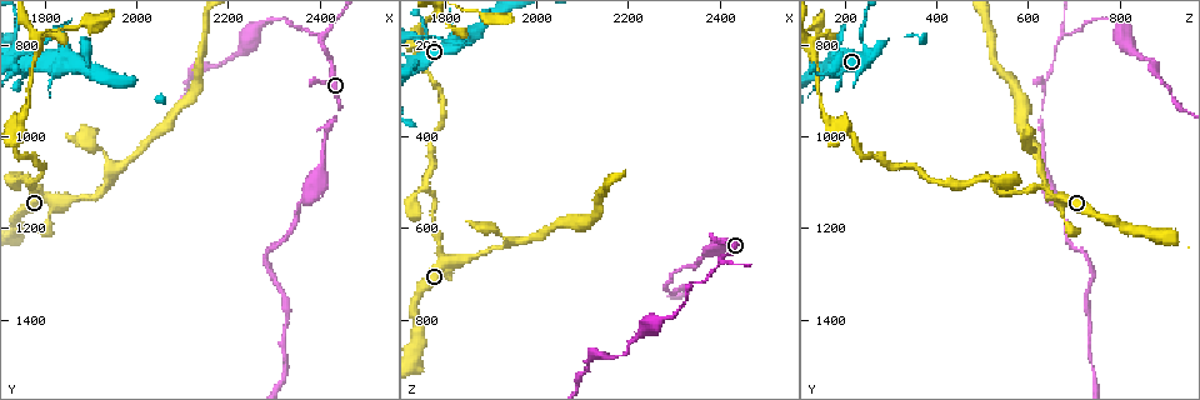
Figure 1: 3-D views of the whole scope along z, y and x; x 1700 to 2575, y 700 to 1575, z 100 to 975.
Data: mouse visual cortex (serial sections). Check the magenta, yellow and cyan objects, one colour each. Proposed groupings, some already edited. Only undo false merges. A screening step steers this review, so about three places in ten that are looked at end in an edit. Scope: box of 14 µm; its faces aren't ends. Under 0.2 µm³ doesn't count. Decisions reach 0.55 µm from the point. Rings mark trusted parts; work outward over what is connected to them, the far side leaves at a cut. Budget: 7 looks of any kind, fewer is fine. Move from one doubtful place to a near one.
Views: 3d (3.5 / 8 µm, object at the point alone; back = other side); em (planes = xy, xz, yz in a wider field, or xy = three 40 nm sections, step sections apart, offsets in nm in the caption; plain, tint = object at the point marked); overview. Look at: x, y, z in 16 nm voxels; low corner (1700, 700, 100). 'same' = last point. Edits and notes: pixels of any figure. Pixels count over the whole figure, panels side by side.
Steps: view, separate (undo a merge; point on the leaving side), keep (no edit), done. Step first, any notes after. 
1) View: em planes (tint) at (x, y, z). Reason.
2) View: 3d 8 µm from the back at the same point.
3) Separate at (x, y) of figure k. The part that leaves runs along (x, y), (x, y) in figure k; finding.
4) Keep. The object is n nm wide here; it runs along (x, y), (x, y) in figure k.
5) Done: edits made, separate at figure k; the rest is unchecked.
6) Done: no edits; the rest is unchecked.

View: em xy step 5 (tint) at (1755, 1090, 510). Sharp bend.

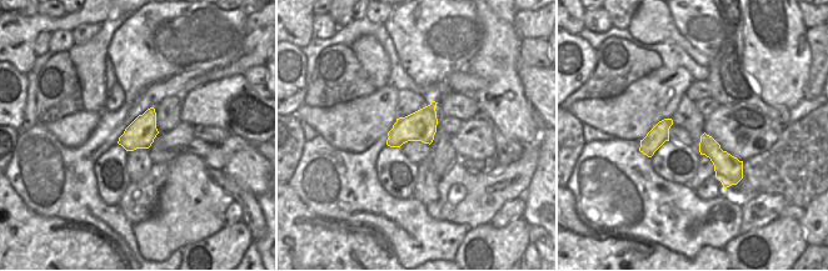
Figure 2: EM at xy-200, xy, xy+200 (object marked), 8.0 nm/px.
View: 3d 3.5 µm at the same point. See where the arms go.

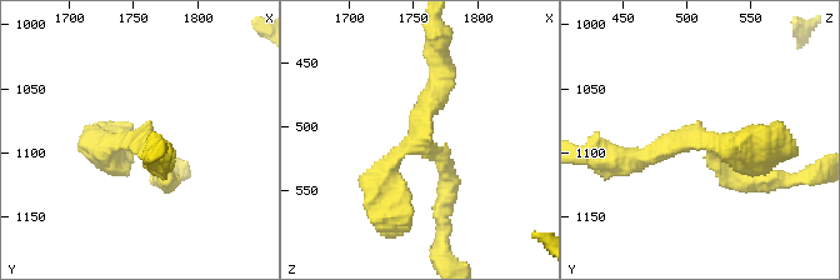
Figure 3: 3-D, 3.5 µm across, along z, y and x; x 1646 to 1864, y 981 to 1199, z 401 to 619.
Keep. One cell here.

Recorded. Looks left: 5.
View: 3d 3.5 µm at (1820, 780, 190). Calibre changes.

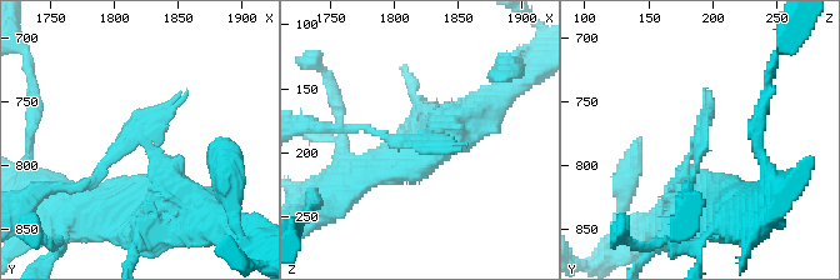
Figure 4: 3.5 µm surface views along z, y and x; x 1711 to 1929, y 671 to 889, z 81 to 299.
View: em xy step 2 (tint) at (1816, 778, 190). Shape alone is not enough.

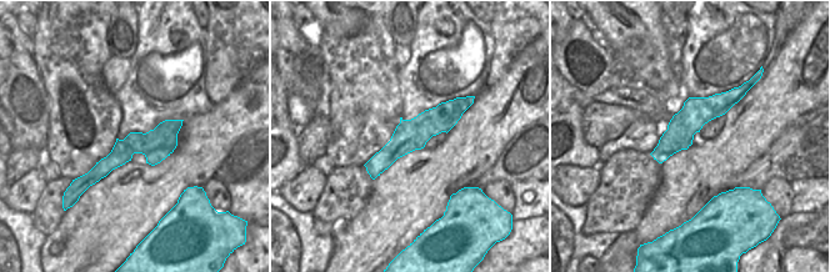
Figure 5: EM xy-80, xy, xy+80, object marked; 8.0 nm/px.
Keep. It runs along (463, 101), (409, 135), (373, 174) in figure 5; continuous, no second cell.

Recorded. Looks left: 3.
View: 3d 3.5 µm at (2400, 780, 680).

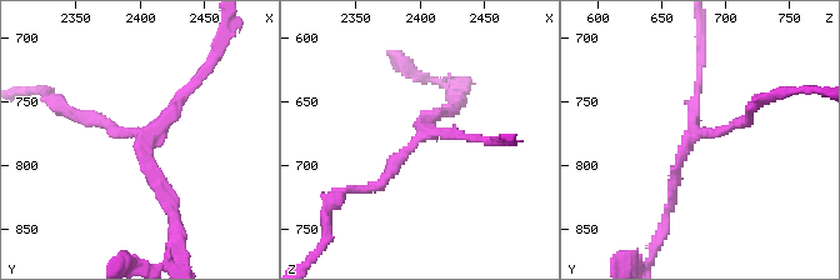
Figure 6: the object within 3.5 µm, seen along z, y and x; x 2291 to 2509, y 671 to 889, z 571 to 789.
Separate at (384, 178) of figure 6. 3 arms meet here; the arms are 150, 150, 150 nm wide; the part that leaves runs along (409, 148), (378, 186), (331, 201), (328, 218) in figure 6; a second cell is stuck on.

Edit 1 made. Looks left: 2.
Done: edits made, separate at figure 6; the rest is unchecked.

